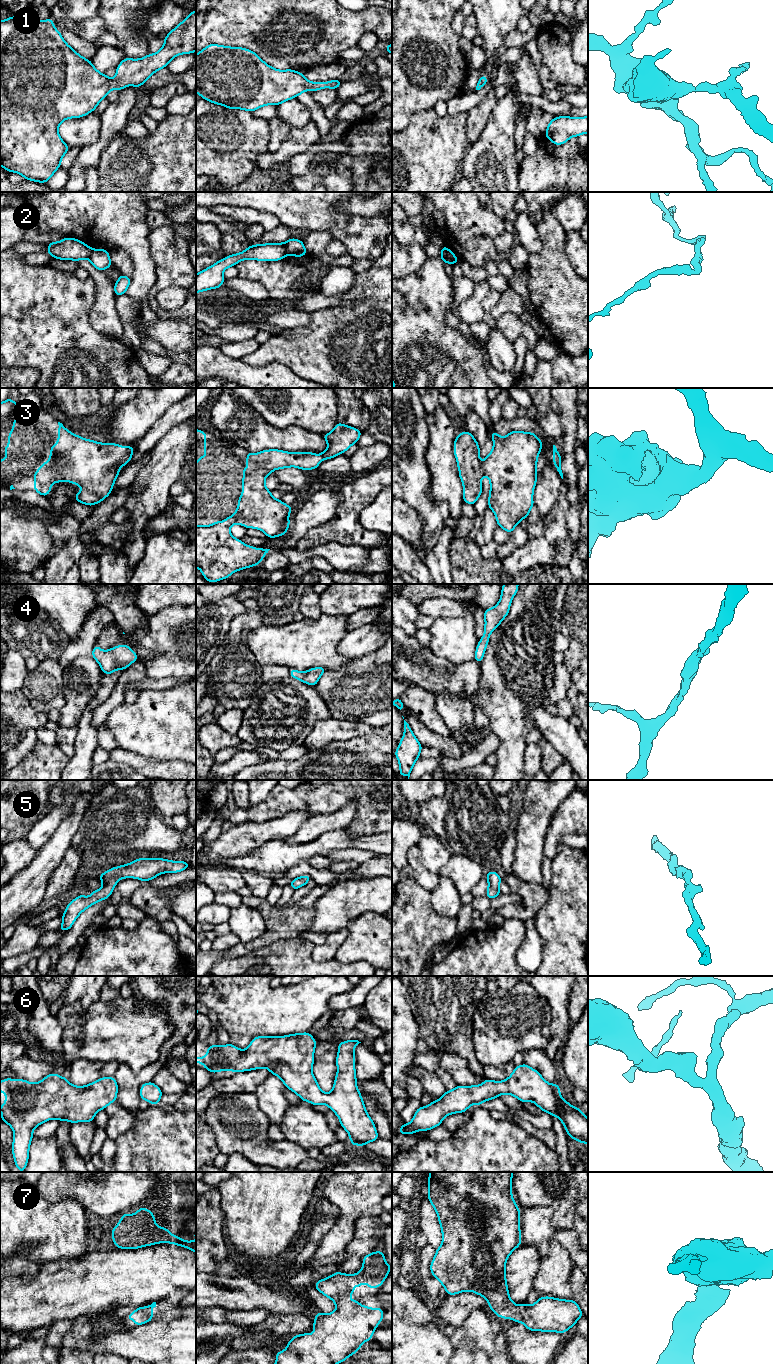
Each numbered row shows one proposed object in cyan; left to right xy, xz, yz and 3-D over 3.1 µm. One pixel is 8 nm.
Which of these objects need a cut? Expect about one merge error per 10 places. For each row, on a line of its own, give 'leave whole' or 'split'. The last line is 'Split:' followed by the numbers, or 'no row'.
1: leave whole
2: split
3: leave whole
4: leave whole
5: leave whole
6: leave whole
7: leave whole
Split: 2

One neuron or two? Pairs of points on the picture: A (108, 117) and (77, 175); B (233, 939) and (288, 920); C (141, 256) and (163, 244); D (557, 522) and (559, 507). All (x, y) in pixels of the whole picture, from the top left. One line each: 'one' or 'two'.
A: one
B: two
C: two
D: one

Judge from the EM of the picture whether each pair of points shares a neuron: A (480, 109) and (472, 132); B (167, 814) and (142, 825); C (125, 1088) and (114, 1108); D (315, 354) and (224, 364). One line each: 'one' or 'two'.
A: one
B: two
C: two
D: two

